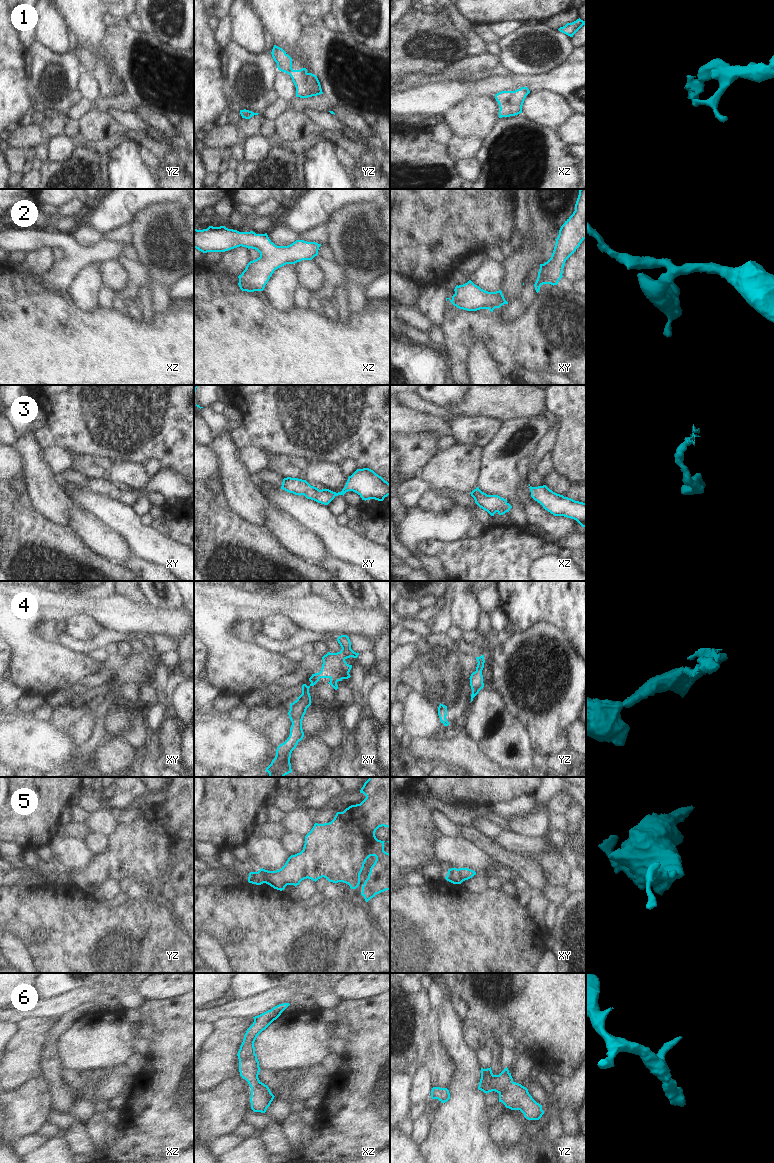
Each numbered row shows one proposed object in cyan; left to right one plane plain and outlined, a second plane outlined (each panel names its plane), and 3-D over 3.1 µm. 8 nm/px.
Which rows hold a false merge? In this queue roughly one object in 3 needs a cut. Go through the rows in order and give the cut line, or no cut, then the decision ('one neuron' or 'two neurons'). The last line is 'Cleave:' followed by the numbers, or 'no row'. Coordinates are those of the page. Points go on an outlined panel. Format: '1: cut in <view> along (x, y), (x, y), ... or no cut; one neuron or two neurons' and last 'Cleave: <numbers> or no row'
1: no cut; one neuron
2: no cut; one neuron
3: no cut; one neuron
4: cut in xy along (311, 676), (316, 682); two neurons
5: cut in yz along (249, 873), (263, 873), (265, 882); two neurons
6: no cut; one neuron
Cleave: 4, 5

